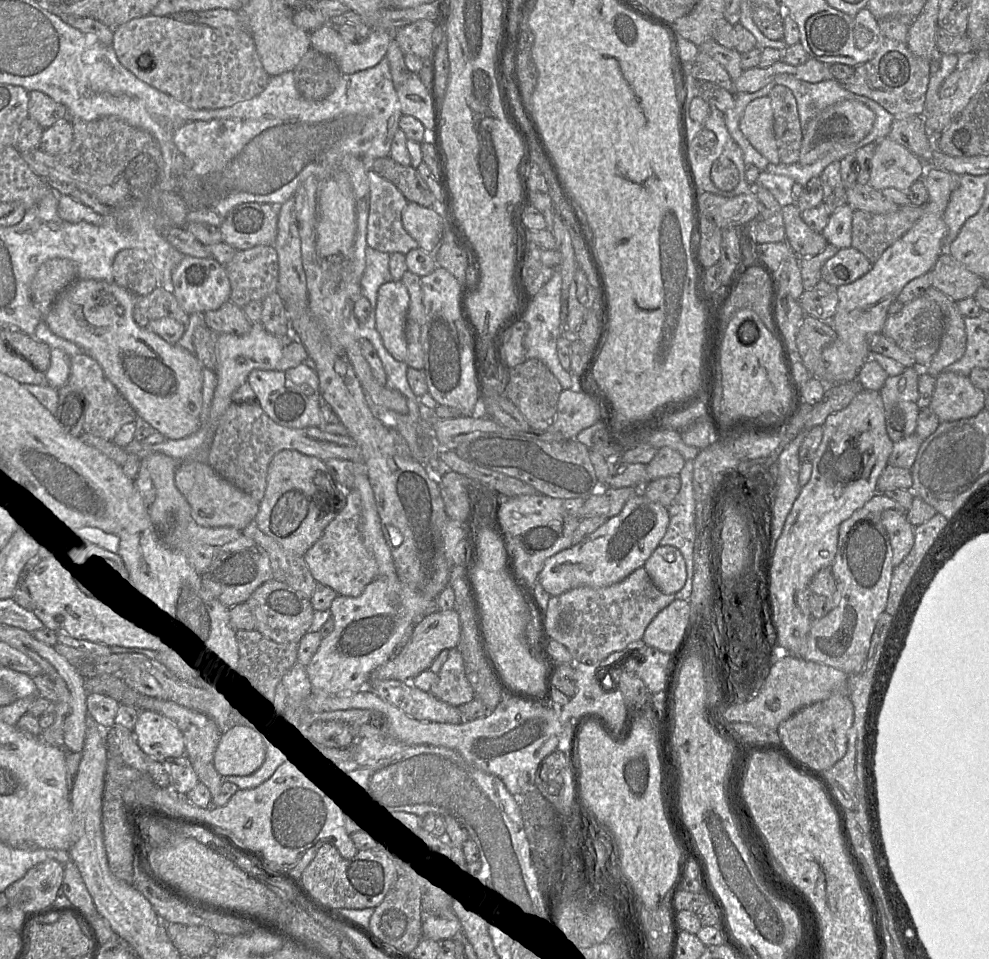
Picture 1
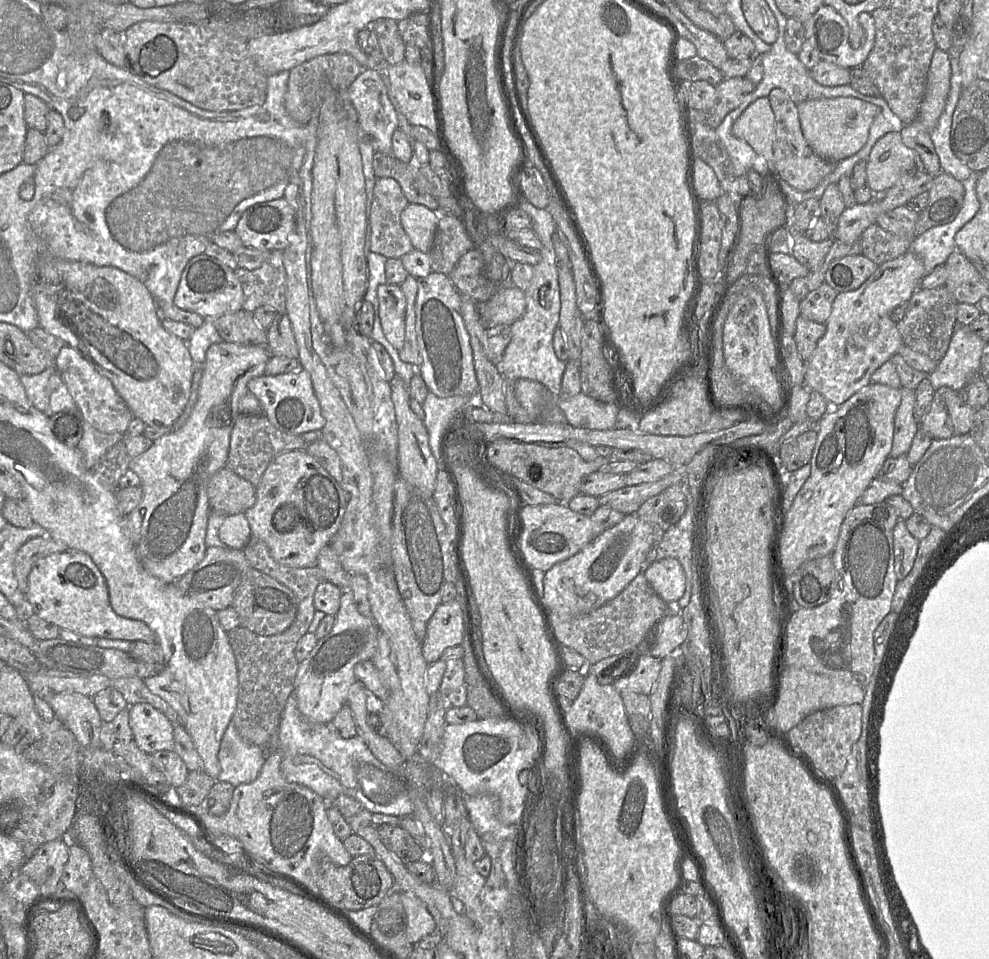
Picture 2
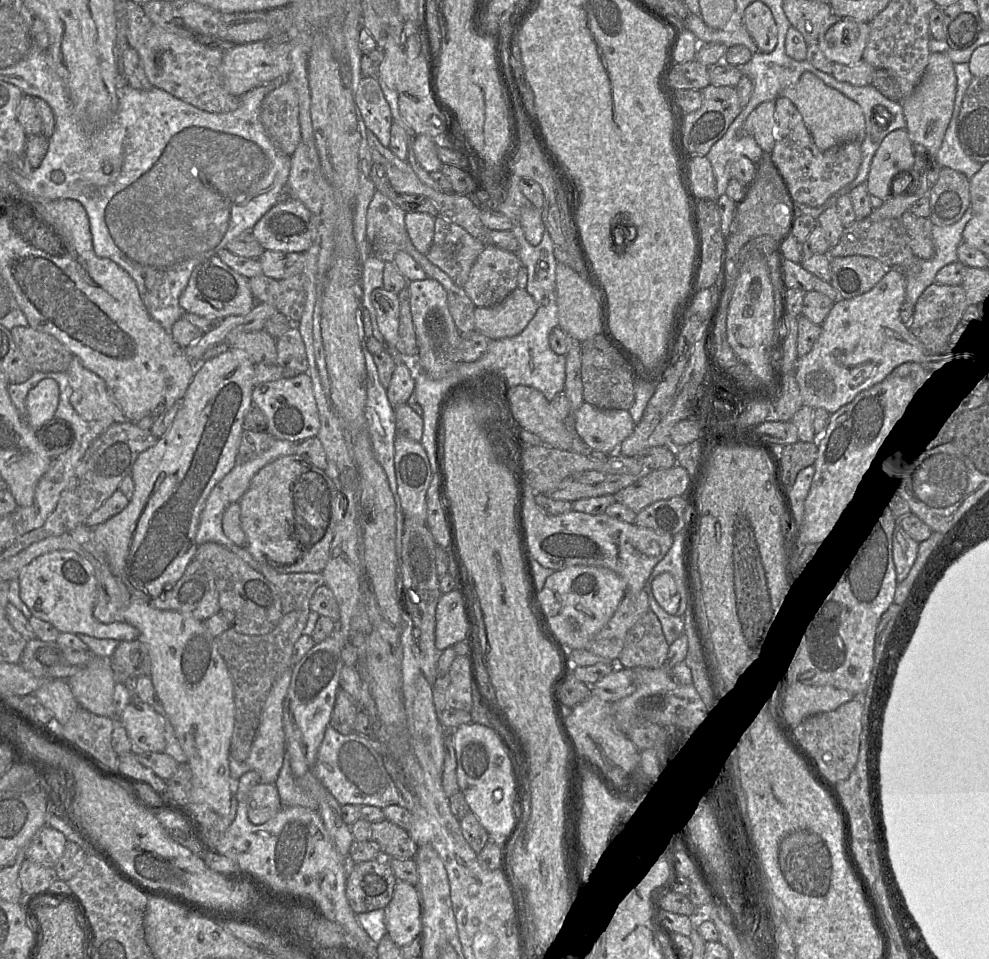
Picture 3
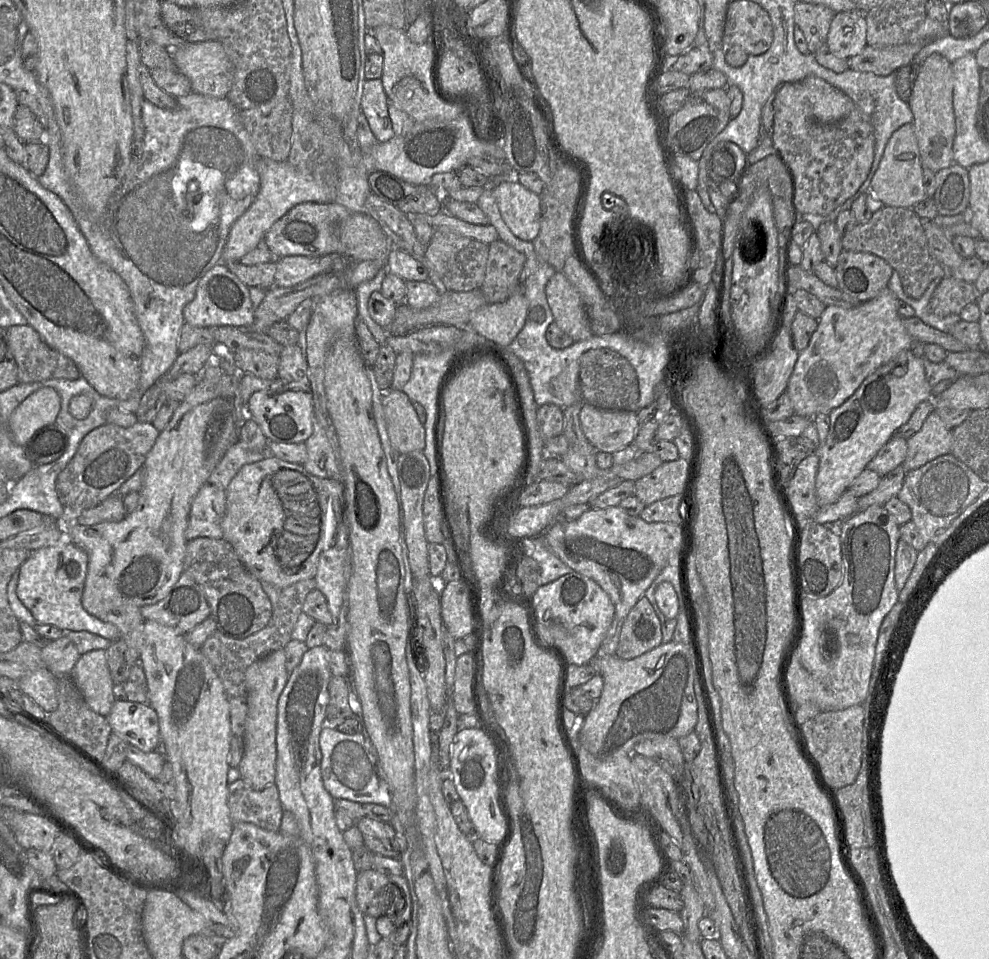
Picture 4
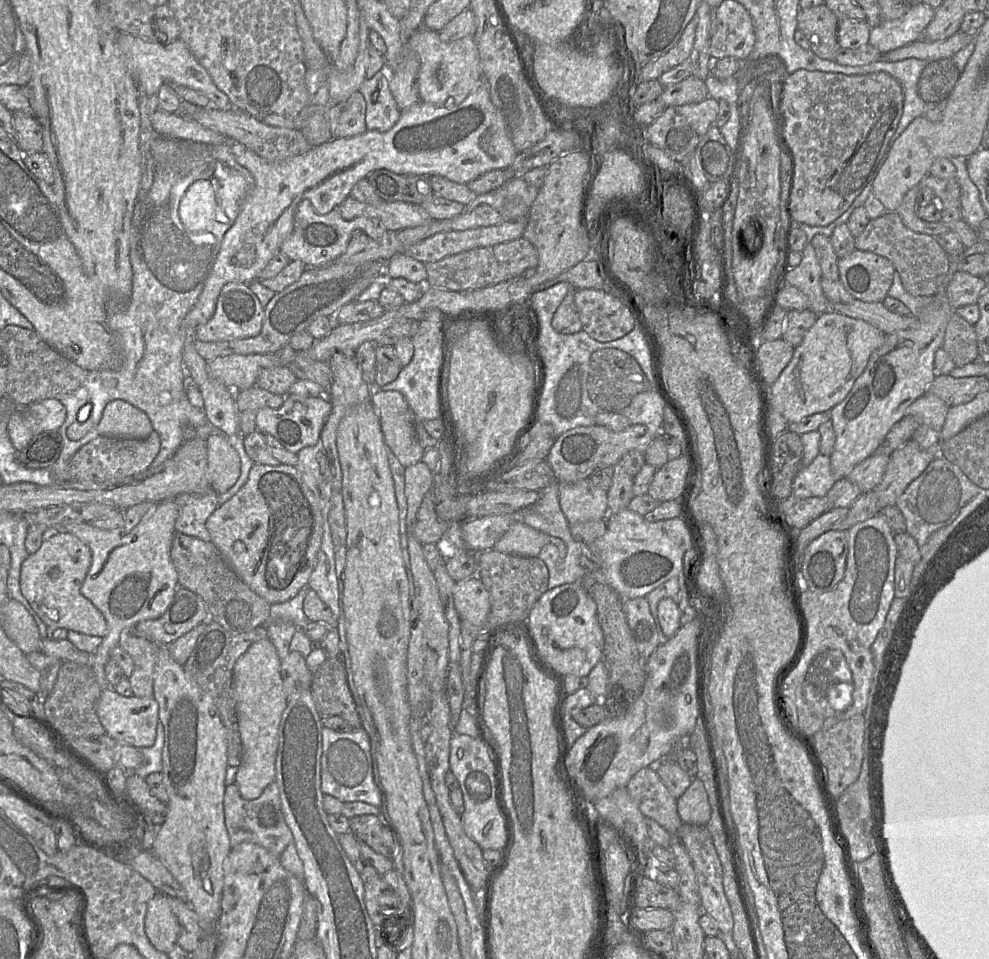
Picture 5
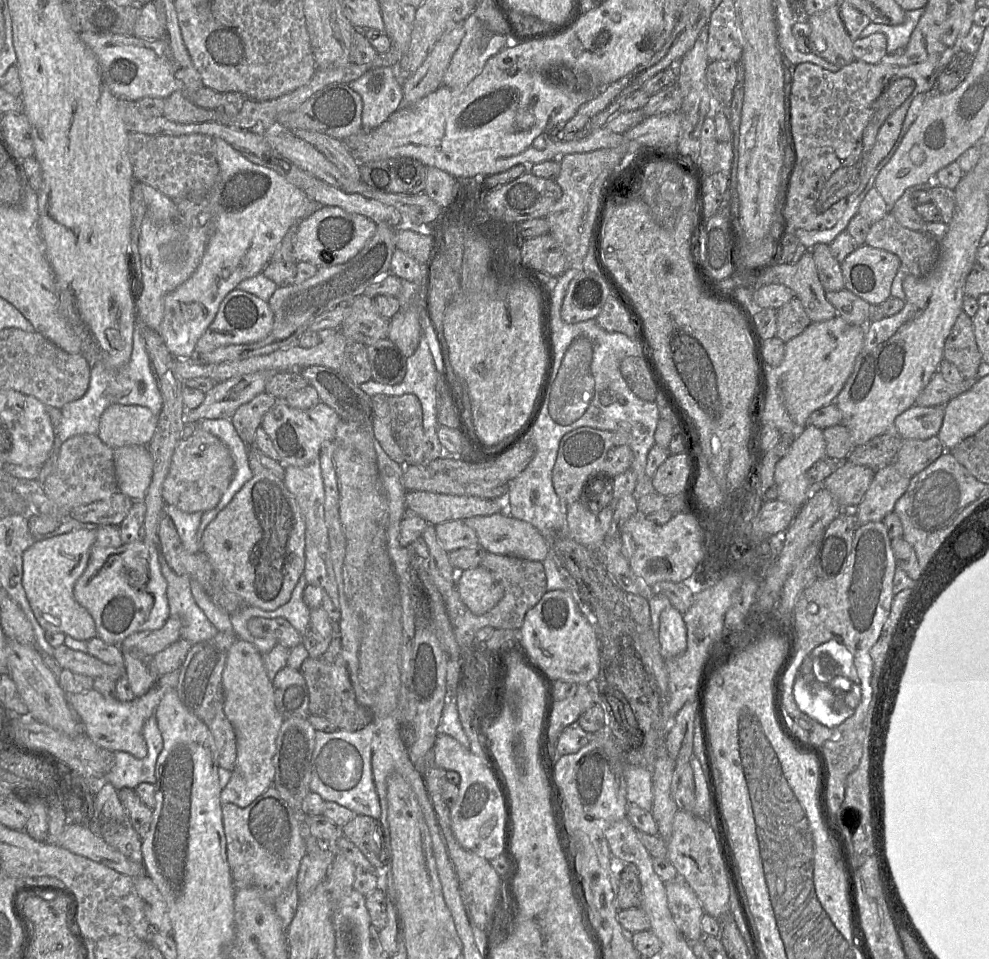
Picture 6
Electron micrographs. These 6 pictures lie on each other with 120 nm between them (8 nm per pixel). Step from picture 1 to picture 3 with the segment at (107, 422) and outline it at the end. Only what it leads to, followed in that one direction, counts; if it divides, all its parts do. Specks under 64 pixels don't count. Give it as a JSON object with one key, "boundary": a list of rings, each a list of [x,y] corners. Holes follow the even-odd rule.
{"boundary":[[[74,356],[66,374],[71,388],[70,403],[85,420],[127,421],[118,405],[111,399],[105,381],[85,368]]]}

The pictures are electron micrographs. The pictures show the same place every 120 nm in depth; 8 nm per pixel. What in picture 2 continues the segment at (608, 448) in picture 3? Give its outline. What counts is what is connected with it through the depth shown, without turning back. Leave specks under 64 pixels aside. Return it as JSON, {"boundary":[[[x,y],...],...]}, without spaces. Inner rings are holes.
{"boundary":[[[581,392],[570,398],[559,397],[559,407],[569,425],[591,430],[613,428],[620,409],[615,402],[602,402]]]}

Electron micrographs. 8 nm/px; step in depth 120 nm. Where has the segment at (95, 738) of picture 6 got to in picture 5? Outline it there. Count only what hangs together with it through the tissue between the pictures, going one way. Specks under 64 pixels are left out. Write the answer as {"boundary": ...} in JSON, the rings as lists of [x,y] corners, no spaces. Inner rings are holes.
{"boundary":[[[112,688],[101,689],[96,704],[97,716],[106,731],[106,735],[136,748],[152,747],[156,739],[156,727],[159,721],[158,703],[151,697],[123,697]]]}

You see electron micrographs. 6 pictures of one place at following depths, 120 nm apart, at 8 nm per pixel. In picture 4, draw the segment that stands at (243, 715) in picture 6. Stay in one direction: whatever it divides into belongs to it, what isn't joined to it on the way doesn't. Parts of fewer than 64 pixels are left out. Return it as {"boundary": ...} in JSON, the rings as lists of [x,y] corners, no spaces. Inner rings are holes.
{"boundary":[[[283,648],[254,661],[245,672],[248,712],[244,731],[244,753],[238,772],[240,778],[255,790],[275,784],[278,700],[290,675],[285,664]]]}

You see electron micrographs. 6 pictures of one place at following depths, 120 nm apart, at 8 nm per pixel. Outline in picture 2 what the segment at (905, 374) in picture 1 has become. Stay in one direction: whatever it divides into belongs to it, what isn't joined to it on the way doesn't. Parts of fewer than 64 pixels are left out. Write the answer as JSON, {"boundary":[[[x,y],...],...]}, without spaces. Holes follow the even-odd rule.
{"boundary":[[[901,389],[901,401],[894,416],[894,433],[889,457],[906,455],[920,424],[914,417],[915,391]]]}

